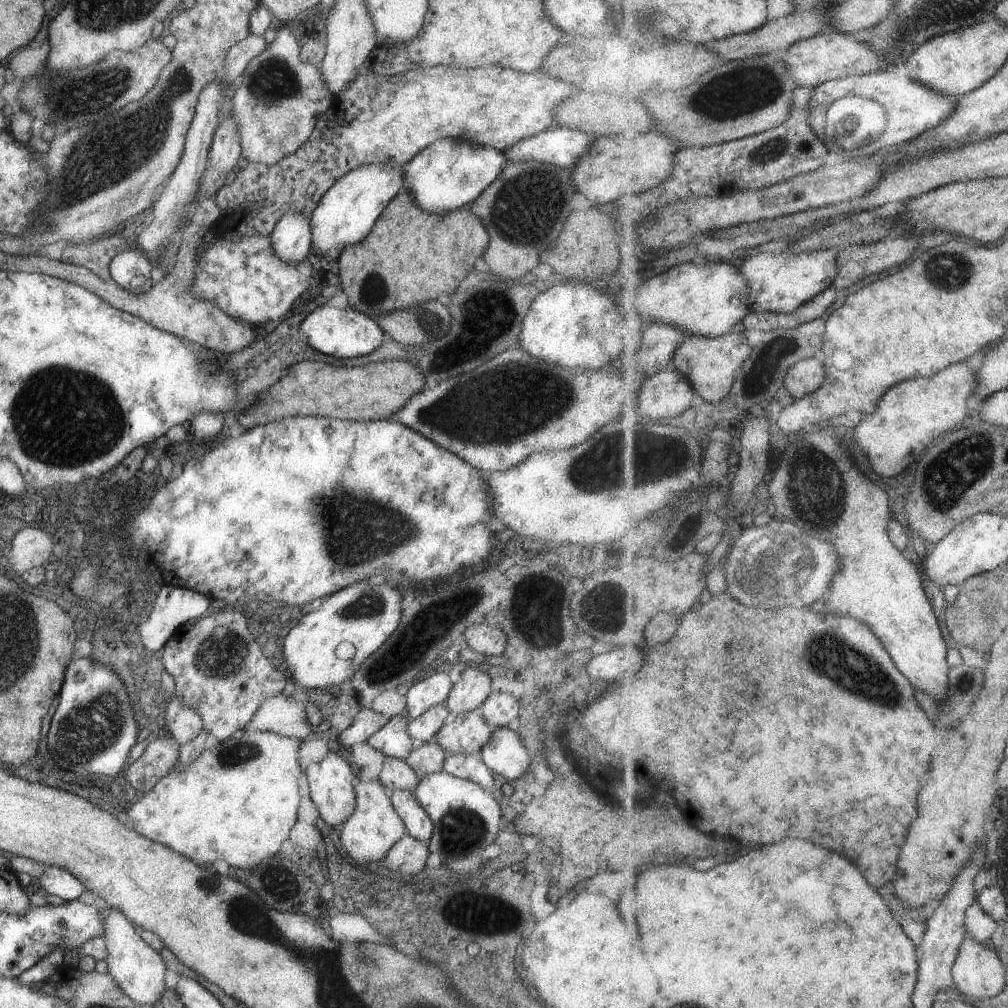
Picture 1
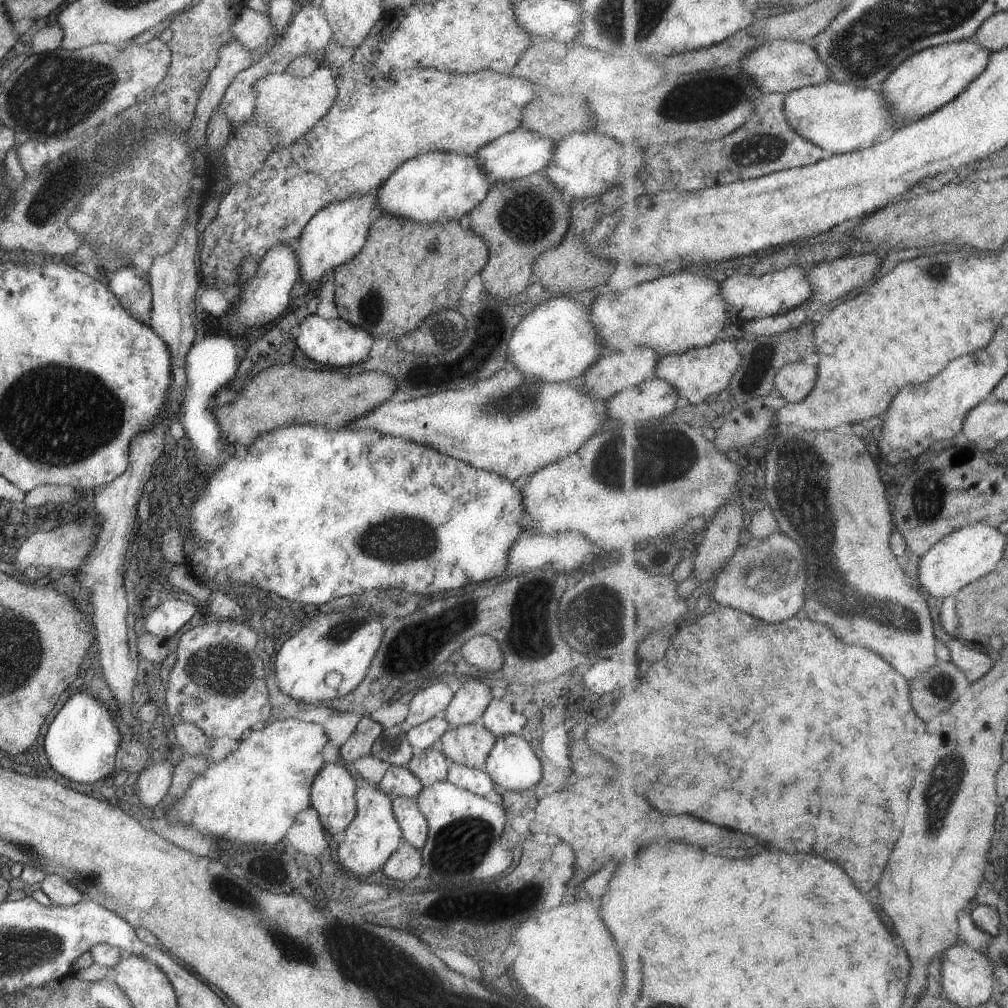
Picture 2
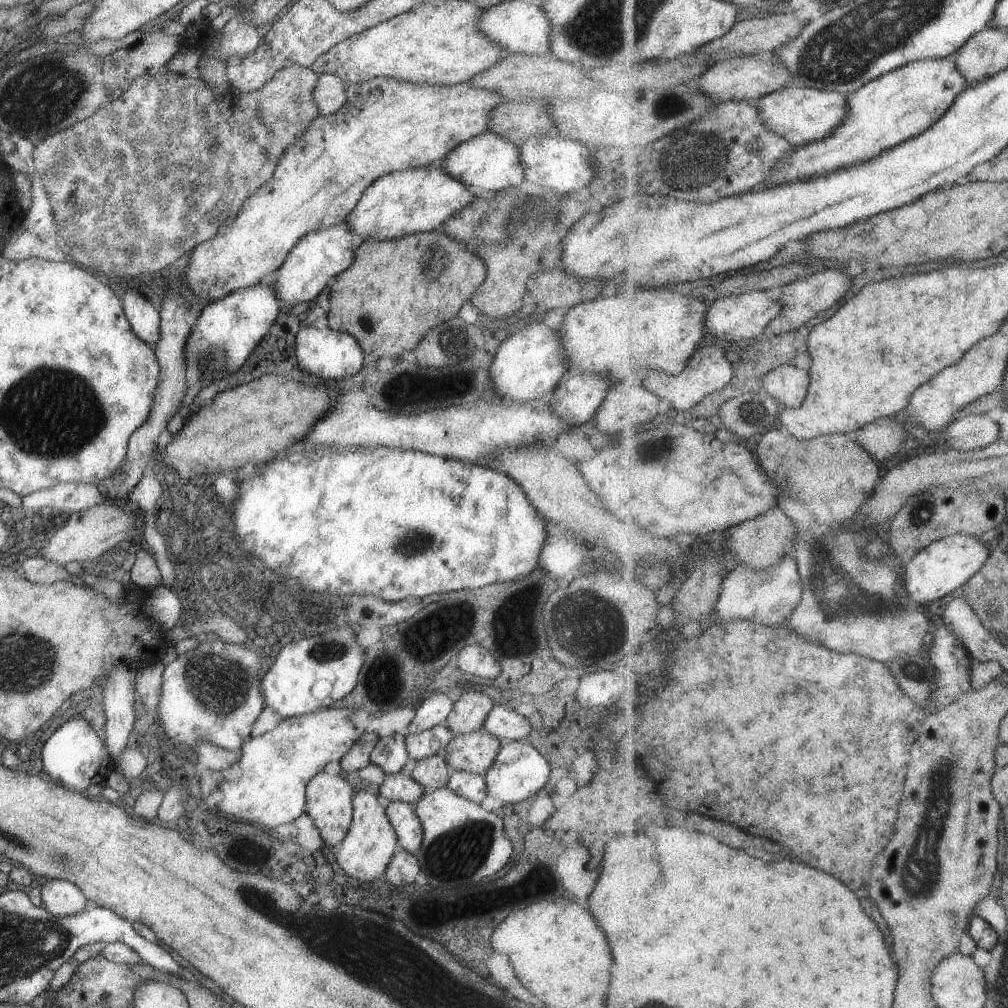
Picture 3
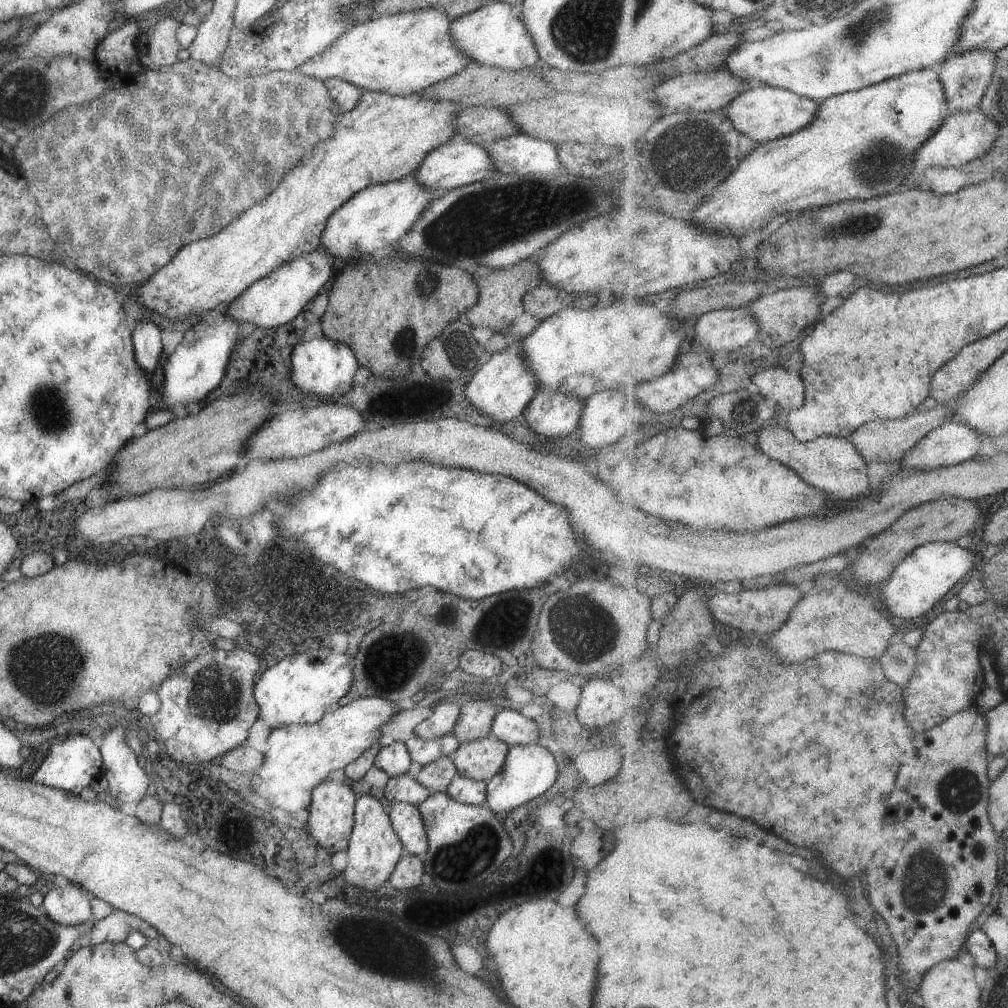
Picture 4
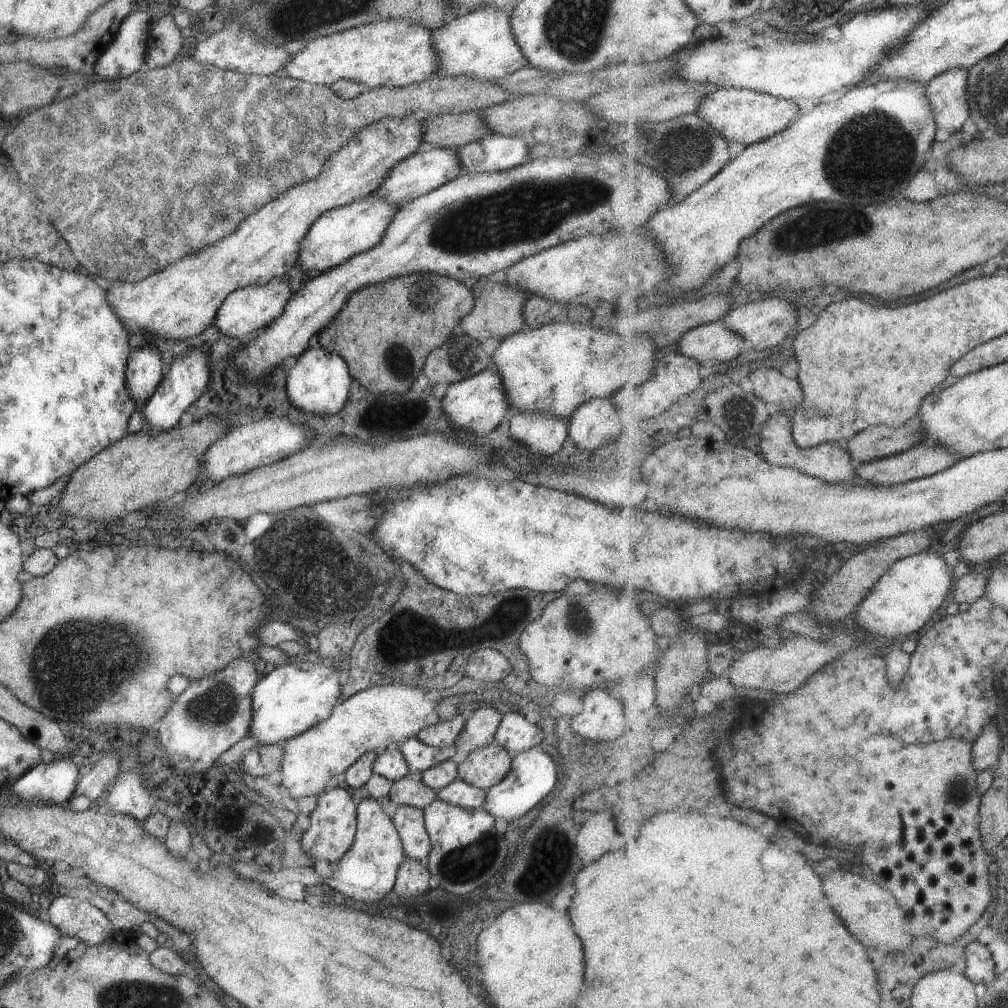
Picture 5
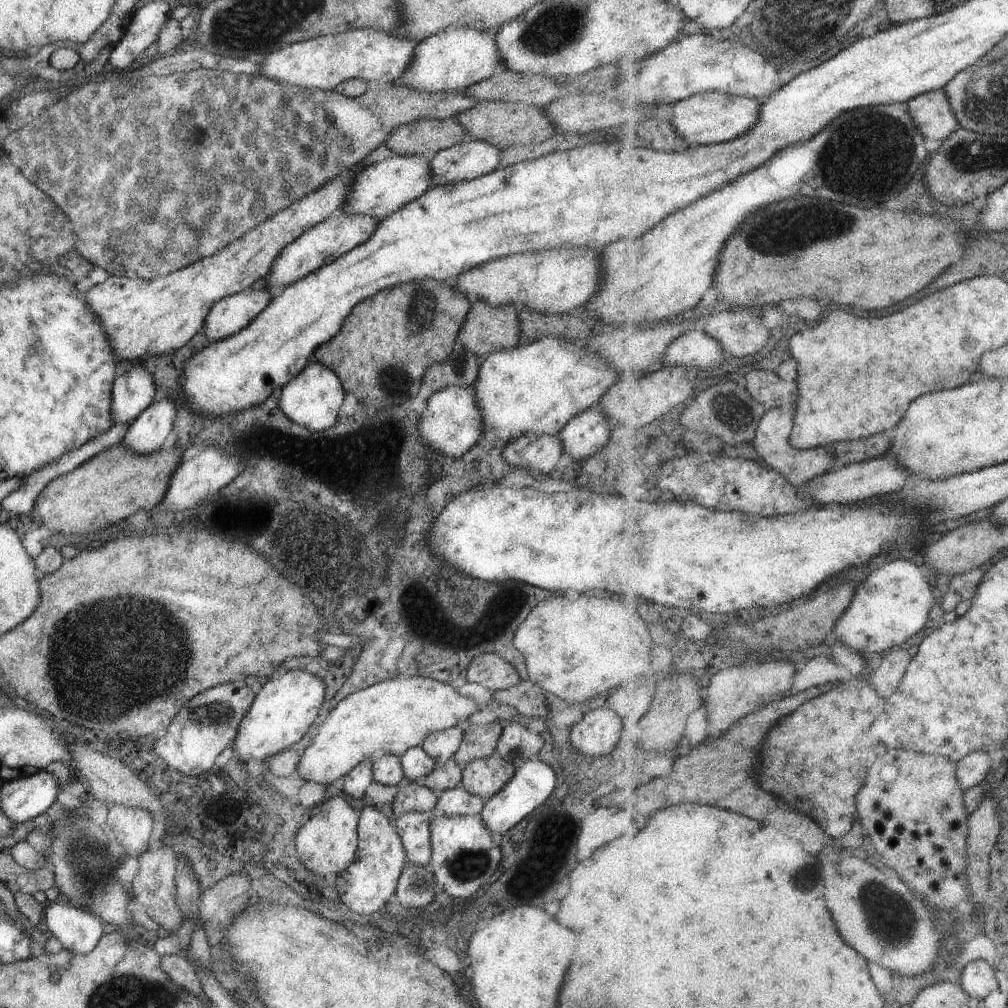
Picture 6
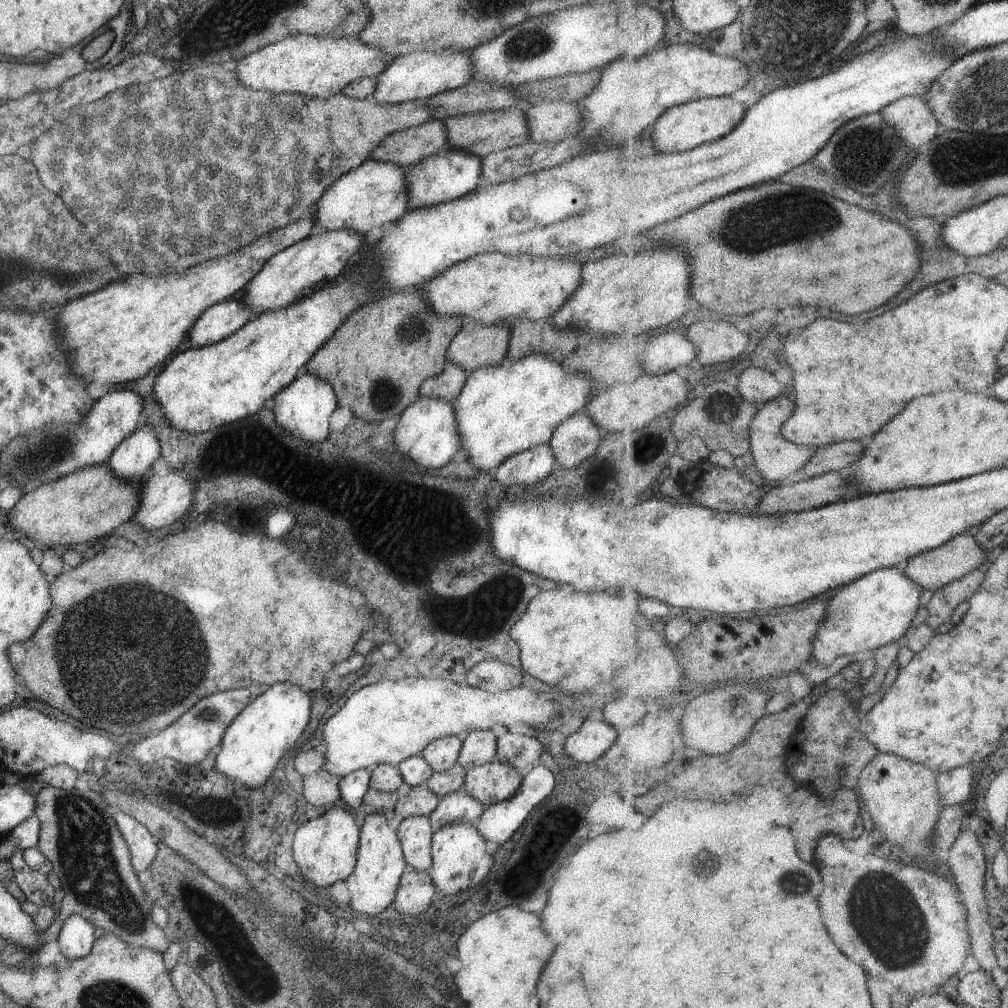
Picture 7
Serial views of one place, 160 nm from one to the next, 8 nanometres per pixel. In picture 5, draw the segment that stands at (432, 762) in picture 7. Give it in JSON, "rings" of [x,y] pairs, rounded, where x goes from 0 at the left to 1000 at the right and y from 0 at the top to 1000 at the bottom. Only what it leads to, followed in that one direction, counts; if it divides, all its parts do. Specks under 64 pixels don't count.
{"rings":[[[459,704],[446,713],[438,713],[435,717],[424,719],[414,726],[413,731],[430,742],[439,742],[449,738],[461,716]]]}

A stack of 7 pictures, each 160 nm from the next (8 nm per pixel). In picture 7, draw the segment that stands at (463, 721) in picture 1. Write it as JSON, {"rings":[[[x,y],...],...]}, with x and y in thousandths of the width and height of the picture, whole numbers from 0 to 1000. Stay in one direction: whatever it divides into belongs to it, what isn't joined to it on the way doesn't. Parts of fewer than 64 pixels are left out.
{"rings":[[[493,754],[466,762],[460,767],[457,783],[480,801],[505,792],[518,771],[508,760]]]}

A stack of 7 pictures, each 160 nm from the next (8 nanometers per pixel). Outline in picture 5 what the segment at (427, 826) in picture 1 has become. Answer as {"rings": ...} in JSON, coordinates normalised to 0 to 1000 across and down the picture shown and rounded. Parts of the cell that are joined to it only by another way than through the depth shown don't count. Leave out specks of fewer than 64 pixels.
{"rings":[[[396,799],[388,813],[397,831],[401,849],[422,855],[427,844],[427,833],[421,820],[420,804]]]}

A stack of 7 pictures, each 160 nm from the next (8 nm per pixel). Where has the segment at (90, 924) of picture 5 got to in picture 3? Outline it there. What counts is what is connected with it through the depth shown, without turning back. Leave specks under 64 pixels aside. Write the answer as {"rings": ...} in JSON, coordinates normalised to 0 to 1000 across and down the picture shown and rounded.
{"rings":[[[47,872],[40,882],[40,891],[41,899],[58,910],[80,905],[85,893],[77,879],[63,872]]]}

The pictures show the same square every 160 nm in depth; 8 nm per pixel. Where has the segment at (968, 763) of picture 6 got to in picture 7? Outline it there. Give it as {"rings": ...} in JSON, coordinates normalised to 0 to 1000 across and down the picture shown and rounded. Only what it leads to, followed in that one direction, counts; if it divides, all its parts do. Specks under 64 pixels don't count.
{"rings":[[[951,761],[931,768],[931,793],[936,801],[957,800],[963,796],[966,765],[967,761]]]}

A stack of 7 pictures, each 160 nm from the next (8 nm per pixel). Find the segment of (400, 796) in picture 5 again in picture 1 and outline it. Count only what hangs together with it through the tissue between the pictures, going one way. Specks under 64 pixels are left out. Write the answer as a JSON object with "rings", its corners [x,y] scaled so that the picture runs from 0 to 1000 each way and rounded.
{"rings":[[[381,751],[375,775],[389,788],[393,784],[409,785],[417,775],[411,764],[399,754]]]}

